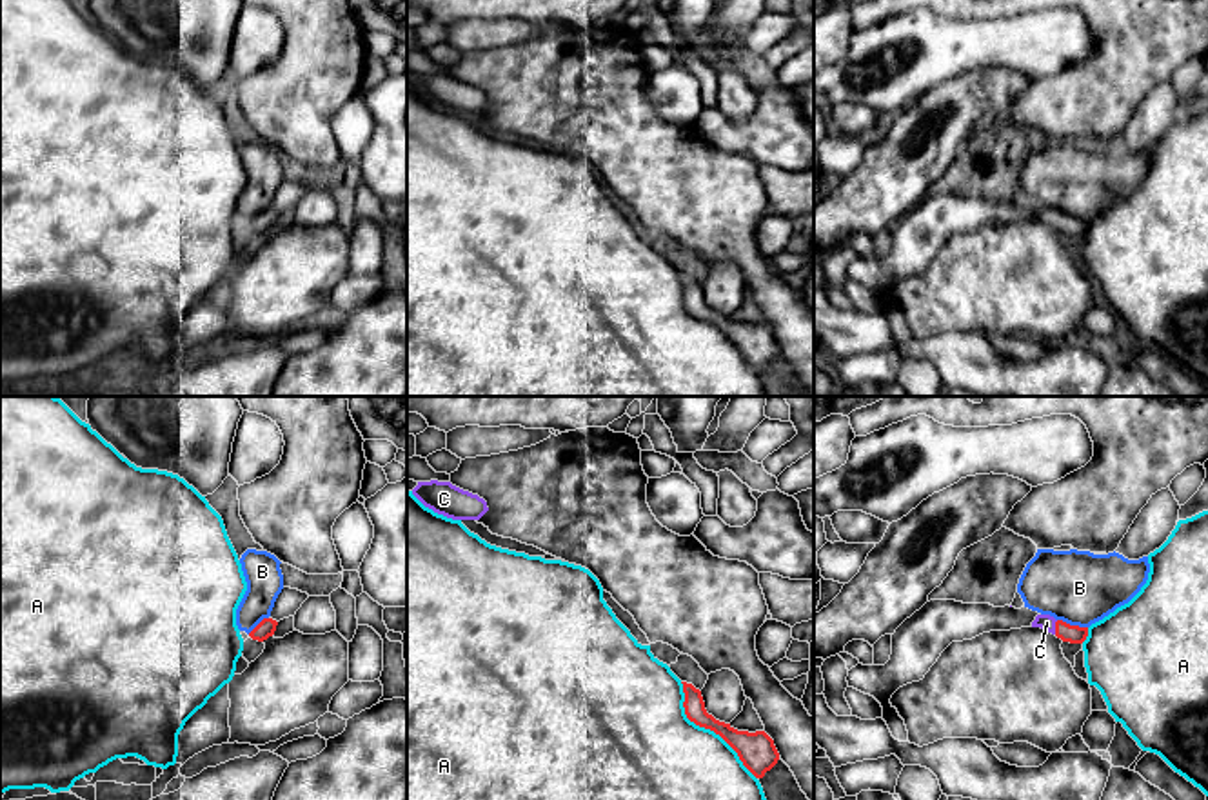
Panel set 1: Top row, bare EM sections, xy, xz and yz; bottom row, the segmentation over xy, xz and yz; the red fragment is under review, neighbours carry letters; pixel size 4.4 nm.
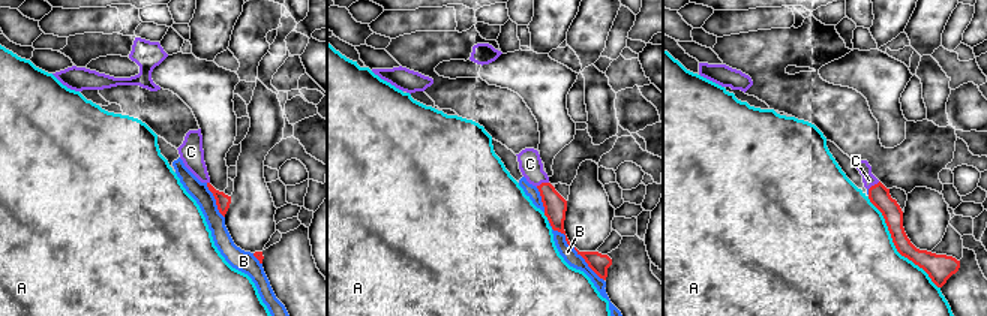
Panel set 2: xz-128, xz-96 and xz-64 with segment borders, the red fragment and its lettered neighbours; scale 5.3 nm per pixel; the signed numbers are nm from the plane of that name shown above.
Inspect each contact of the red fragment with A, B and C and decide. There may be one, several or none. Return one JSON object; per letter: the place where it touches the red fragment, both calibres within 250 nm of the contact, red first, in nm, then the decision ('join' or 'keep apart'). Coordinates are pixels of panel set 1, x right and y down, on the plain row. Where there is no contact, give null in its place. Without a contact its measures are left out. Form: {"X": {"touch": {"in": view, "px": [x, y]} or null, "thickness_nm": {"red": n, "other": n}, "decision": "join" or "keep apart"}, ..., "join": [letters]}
{"A": {"touch": {"in": "xz", "px": [707, 320]}, "thickness_nm": {"red": 160, "other": 480}, "decision": "keep apart"}, "B": {"touch": {"in": "yz", "px": [1072, 219]}, "thickness_nm": {"red": 80, "other": 320}, "decision": "keep apart"}, "C": {"touch": {"in": "yz", "px": [1056, 220]}, "thickness_nm": {"red": 80, "other": 70}, "decision": "join"}, "join": ["C"]}

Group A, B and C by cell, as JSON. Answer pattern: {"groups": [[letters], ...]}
{"groups": [["A"], ["B"], ["C"]]}

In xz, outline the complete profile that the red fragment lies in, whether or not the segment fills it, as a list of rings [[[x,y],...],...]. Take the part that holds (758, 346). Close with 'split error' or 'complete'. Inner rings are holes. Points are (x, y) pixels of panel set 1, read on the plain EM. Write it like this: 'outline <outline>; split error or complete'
outline [[[681,275],[685,285],[685,307],[699,320],[710,322],[719,327],[739,349],[743,358],[756,369],[763,371],[777,353],[779,345],[774,333],[765,324],[738,324],[730,316],[716,313],[707,305],[701,284],[692,276]]]; complete

